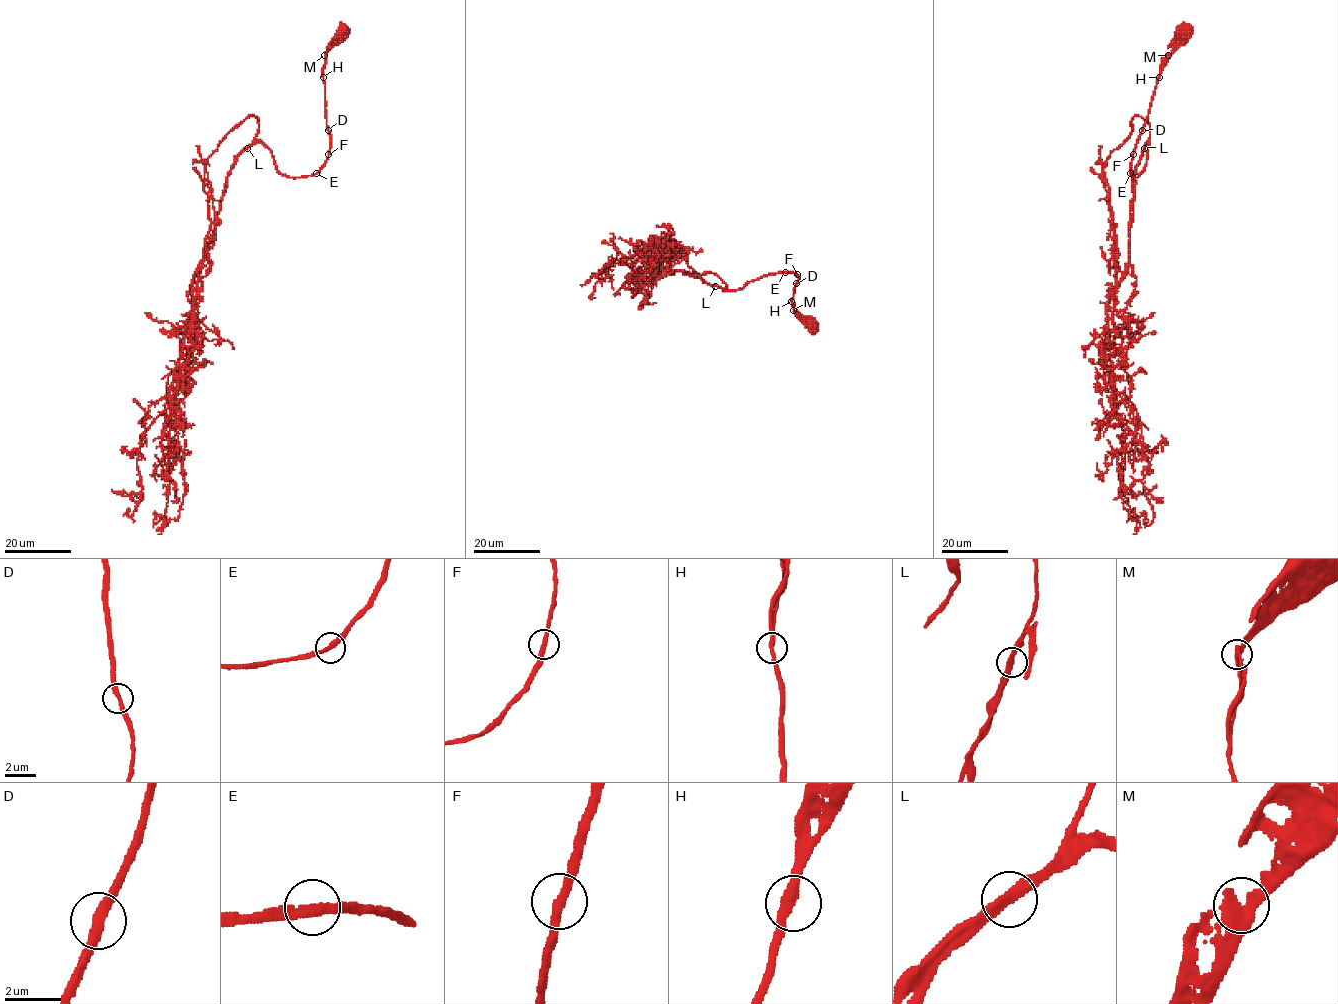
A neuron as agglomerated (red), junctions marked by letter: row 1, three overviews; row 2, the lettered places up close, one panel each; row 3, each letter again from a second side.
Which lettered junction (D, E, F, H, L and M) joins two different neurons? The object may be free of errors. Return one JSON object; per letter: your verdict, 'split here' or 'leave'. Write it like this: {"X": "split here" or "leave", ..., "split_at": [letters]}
{"D": "leave", "E": "leave", "F": "leave", "H": "leave", "L": "leave", "M": "leave", "split_at": []}

